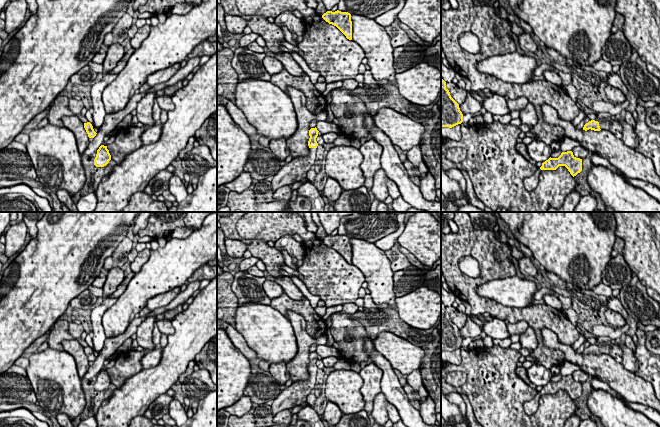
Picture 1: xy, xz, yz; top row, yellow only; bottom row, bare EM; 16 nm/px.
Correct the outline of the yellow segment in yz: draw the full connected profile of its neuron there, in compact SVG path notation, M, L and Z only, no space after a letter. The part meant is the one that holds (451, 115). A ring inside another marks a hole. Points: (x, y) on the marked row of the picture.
M441 78L441 128L452 128L463 122L459 104L451 97L446 82Z

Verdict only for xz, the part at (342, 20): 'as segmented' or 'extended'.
as segmented

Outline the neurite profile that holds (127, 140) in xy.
M145 125L141 128L129 126L117 131L115 141L112 144L107 144L111 159L117 164L121 164L127 155L139 149L143 145L141 135L144 131Z

